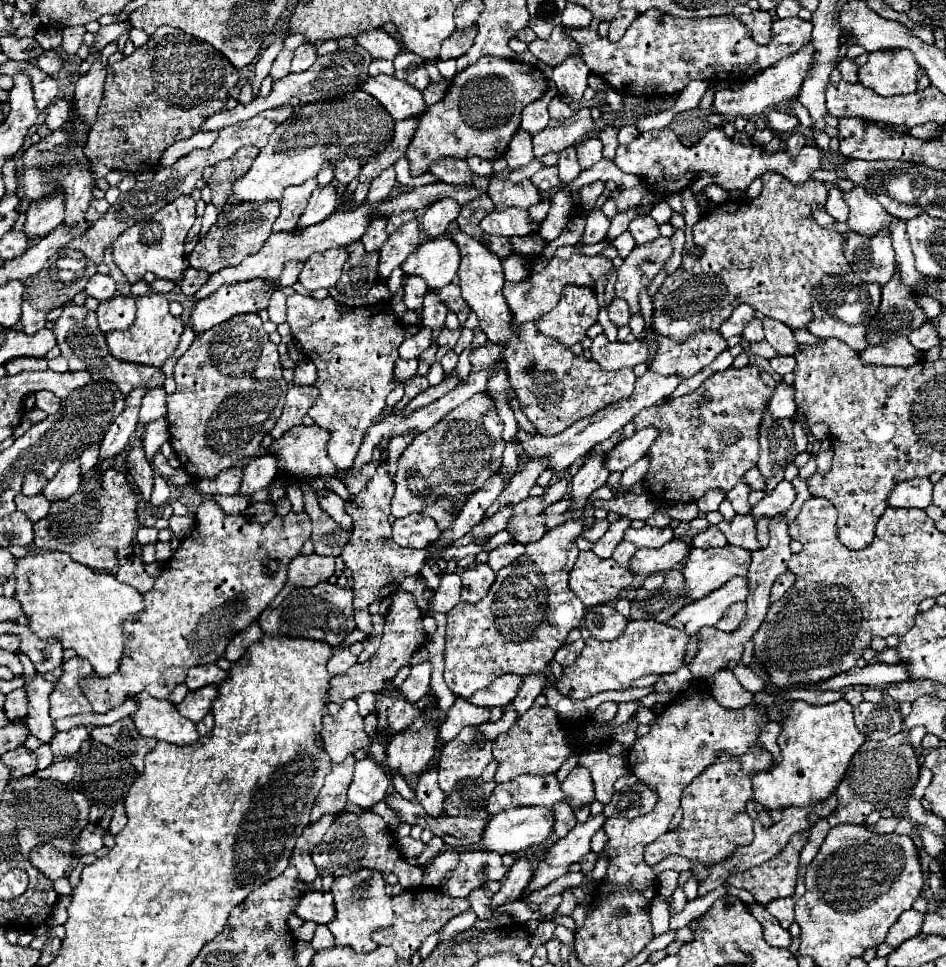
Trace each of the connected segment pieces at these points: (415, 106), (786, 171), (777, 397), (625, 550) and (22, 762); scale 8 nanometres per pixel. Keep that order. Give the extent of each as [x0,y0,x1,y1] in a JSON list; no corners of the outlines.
[[360,75,426,119],[614,127,820,199],[768,381,796,419],[612,541,638,567],[2,747,38,779]]

